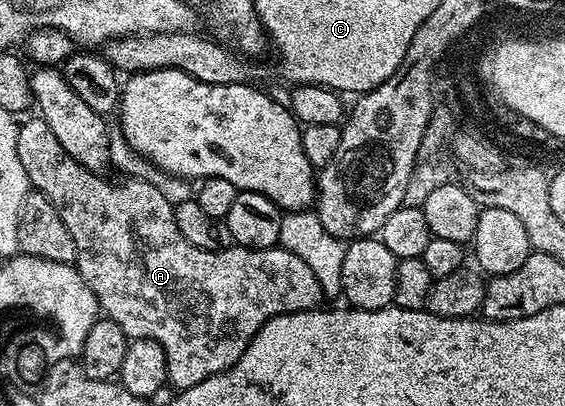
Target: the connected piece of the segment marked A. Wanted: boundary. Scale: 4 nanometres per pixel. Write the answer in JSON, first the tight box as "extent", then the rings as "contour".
{"extent":[16,118,322,390],"contour":[[[39,118],[28,120],[25,124],[21,123],[17,127],[16,133],[18,134],[18,158],[22,162],[22,170],[26,170],[29,185],[46,198],[50,198],[50,206],[54,206],[54,210],[58,210],[58,218],[62,218],[62,226],[66,226],[66,230],[70,230],[70,238],[74,238],[74,246],[76,247],[74,266],[82,274],[86,286],[90,286],[90,290],[94,290],[101,313],[107,319],[118,322],[118,326],[128,335],[129,341],[152,339],[158,342],[158,345],[165,351],[166,366],[168,367],[167,383],[172,388],[183,390],[190,386],[198,386],[198,382],[234,366],[234,362],[238,362],[238,358],[242,358],[248,343],[255,338],[258,330],[270,318],[288,316],[291,312],[305,312],[311,308],[321,307],[322,293],[318,278],[314,276],[310,266],[290,250],[281,246],[266,250],[254,250],[239,246],[217,252],[198,250],[198,246],[194,246],[194,242],[186,242],[186,238],[182,238],[182,230],[178,230],[178,222],[174,222],[176,210],[173,204],[148,180],[120,178],[124,180],[118,181],[117,184],[111,184],[106,178],[107,175],[91,172],[86,166],[82,166],[74,158],[70,158],[70,154],[66,154],[66,150],[62,150],[62,142],[58,142],[58,138],[54,138],[50,126],[46,126],[46,122]]]}

